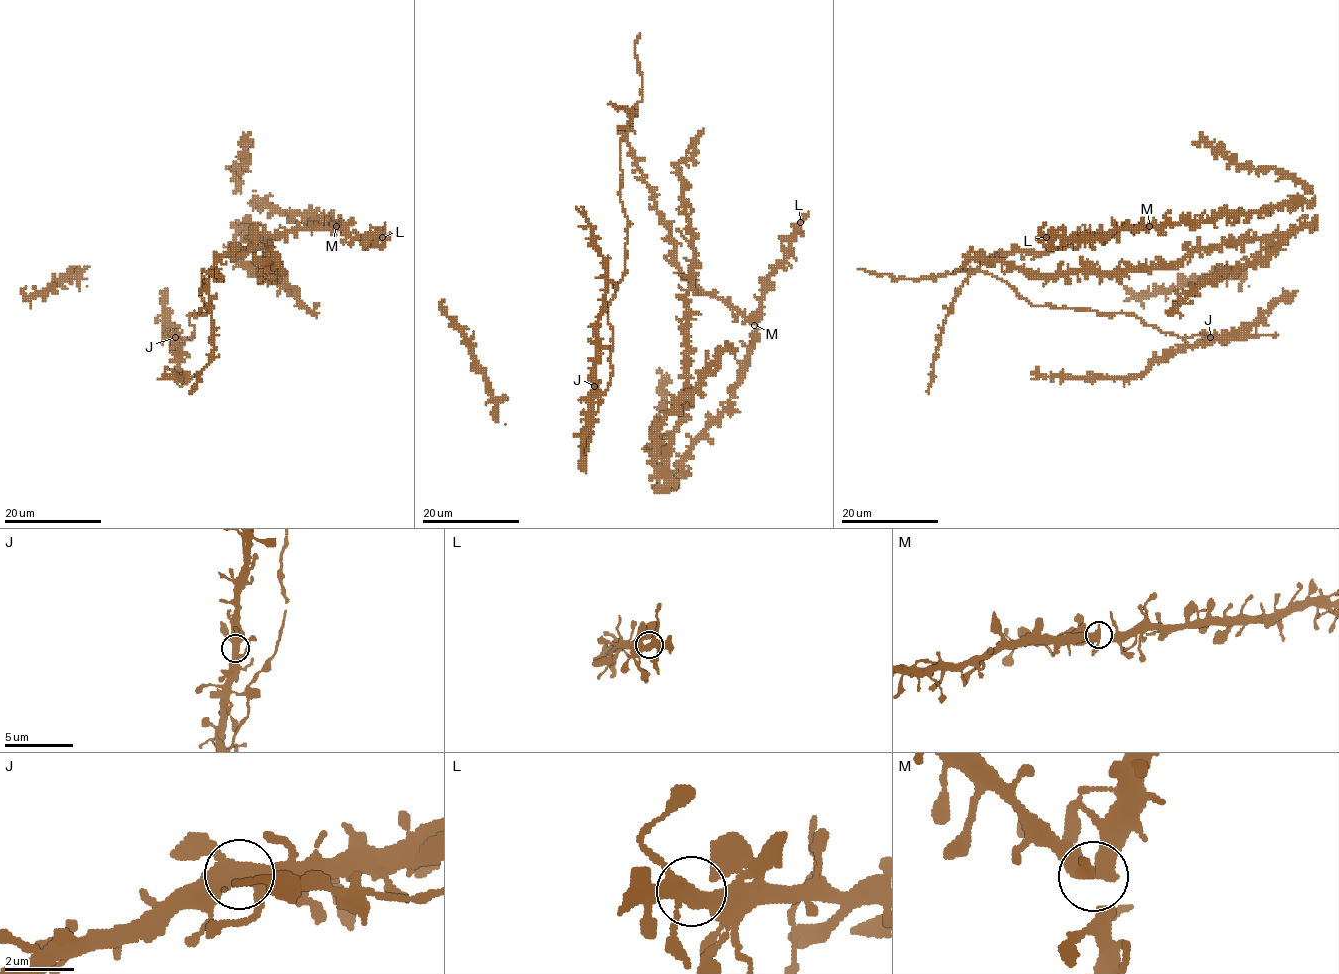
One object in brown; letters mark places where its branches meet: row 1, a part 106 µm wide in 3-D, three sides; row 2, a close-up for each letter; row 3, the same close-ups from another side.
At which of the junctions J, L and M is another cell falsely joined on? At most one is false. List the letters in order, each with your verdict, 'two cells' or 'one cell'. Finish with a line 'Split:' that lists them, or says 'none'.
J: one cell
L: one cell
M: two cells
Split: M

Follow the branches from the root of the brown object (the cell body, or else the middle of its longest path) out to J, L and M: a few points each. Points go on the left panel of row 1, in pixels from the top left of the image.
J: (257, 235), (244, 254), (225, 252), (202, 268), (209, 306), (189, 316), (191, 338), (175, 337)
L: (257, 235), (283, 234), (291, 229), (328, 229), (334, 226), (352, 237), (382, 237)
M: (257, 235), (283, 234), (291, 229), (329, 229), (335, 226)

